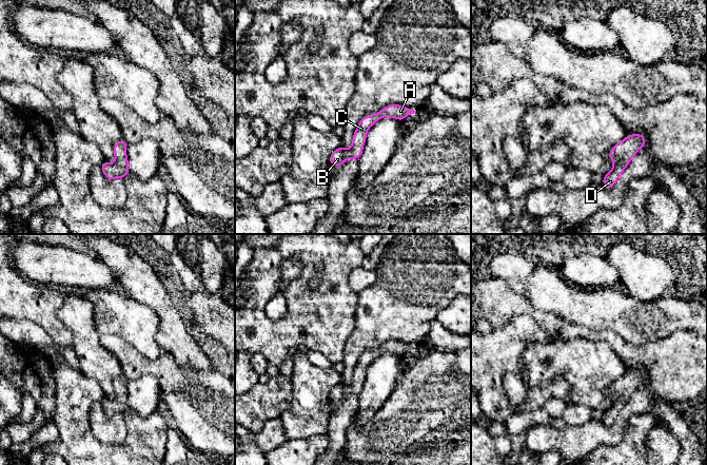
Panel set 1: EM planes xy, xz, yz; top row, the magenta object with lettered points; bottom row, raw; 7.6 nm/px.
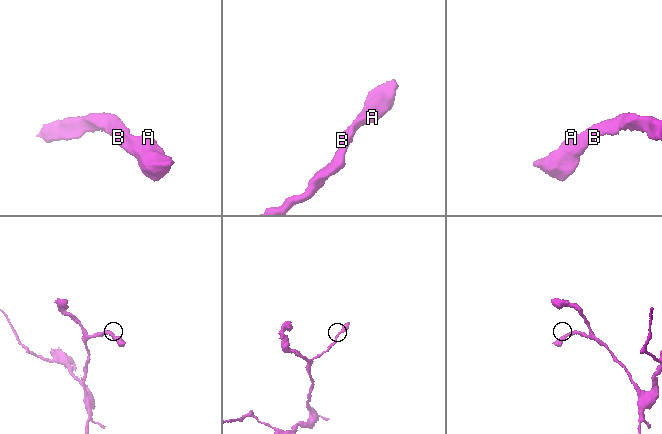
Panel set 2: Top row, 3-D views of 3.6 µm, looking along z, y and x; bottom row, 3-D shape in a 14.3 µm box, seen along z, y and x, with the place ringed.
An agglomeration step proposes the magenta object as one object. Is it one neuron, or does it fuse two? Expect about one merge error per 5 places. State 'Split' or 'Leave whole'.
Leave whole

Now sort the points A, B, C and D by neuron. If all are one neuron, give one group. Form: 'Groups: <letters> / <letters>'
Groups: A B C D

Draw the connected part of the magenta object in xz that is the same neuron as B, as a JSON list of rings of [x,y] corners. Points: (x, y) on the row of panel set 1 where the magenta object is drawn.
[[[394,103],[382,108],[382,110],[377,113],[365,116],[359,121],[354,132],[352,146],[347,150],[339,147],[333,151],[329,159],[330,163],[334,167],[339,167],[348,159],[358,159],[362,154],[367,132],[379,119],[384,118],[385,116],[391,116],[392,118],[402,121],[409,114],[412,113],[416,113],[416,111]]]

